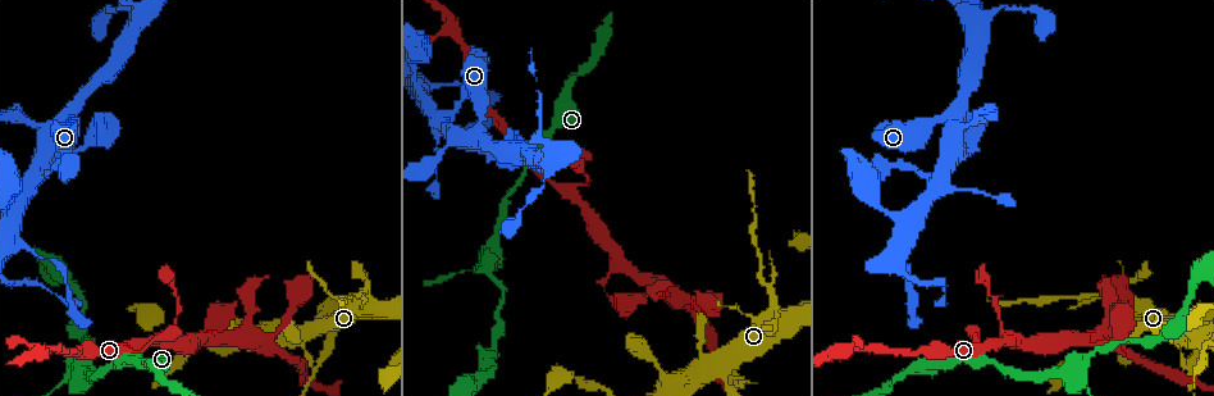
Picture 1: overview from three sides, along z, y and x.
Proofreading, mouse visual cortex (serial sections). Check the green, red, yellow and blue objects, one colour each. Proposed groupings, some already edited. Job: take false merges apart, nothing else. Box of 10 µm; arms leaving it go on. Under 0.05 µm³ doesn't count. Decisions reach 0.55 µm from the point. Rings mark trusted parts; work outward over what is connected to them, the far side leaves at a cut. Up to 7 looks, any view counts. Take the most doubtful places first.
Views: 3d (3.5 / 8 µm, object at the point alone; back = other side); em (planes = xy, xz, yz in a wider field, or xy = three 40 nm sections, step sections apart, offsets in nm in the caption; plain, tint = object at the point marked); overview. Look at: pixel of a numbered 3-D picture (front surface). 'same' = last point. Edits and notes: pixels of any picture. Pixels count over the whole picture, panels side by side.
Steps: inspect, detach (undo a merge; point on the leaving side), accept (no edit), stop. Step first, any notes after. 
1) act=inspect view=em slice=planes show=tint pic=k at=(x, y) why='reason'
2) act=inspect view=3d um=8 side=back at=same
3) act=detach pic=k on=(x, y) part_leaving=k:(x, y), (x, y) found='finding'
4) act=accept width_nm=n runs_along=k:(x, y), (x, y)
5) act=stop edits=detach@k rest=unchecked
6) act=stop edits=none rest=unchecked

act=inspect view=3d um=3.5 side=back pic=1 at=(774, 298) why='calibre changes'

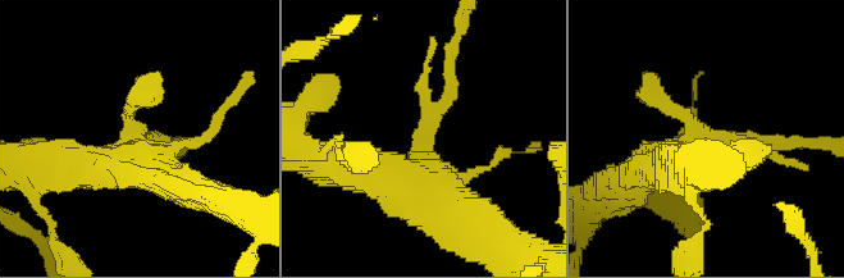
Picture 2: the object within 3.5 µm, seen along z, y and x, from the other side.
act=detach pic=2 on=(450, 60) part_leaving=2:(438, 106), (461, 24) found='two cells meet here'

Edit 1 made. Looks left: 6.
act=inspect view=overview why='redraw'

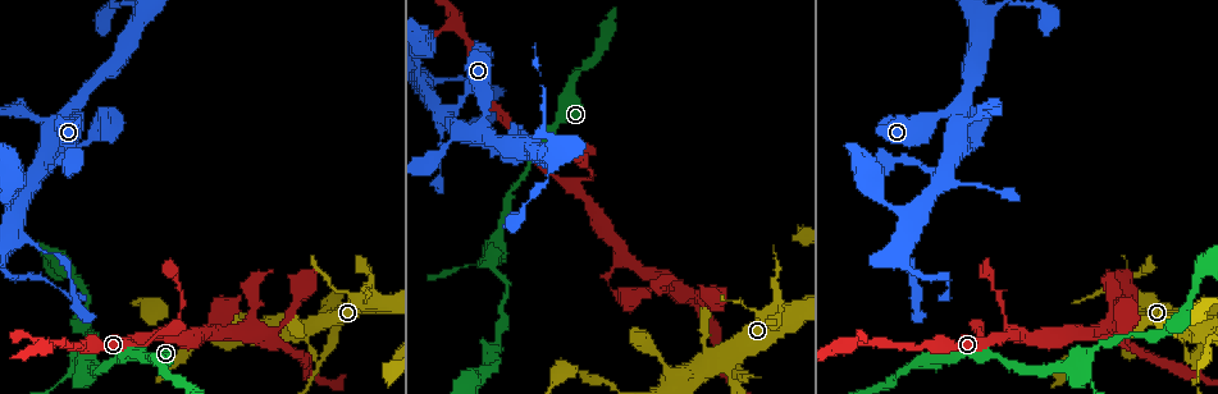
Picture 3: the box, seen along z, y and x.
act=inspect view=3d um=3.5 pic=3 at=(717, 355)

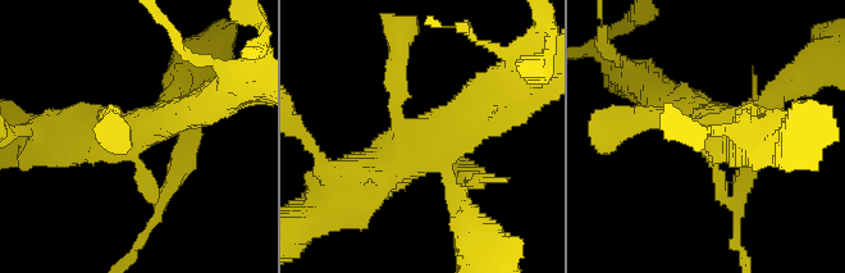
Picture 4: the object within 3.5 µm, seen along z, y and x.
act=inspect view=em slice=xy step=1 show=tint pic=4 at=(132, 131)

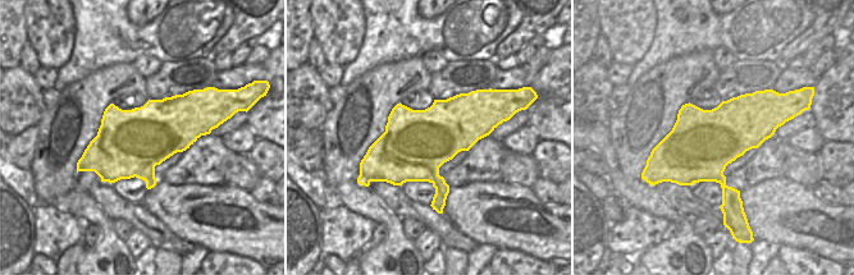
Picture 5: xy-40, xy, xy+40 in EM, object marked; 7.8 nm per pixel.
act=detach pic=4 on=(464, 164) width_nm=500 part_leaving=4:(138, 164), (159, 200), (174, 157) found='two cells meet here'

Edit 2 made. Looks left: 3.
act=inspect view=overview

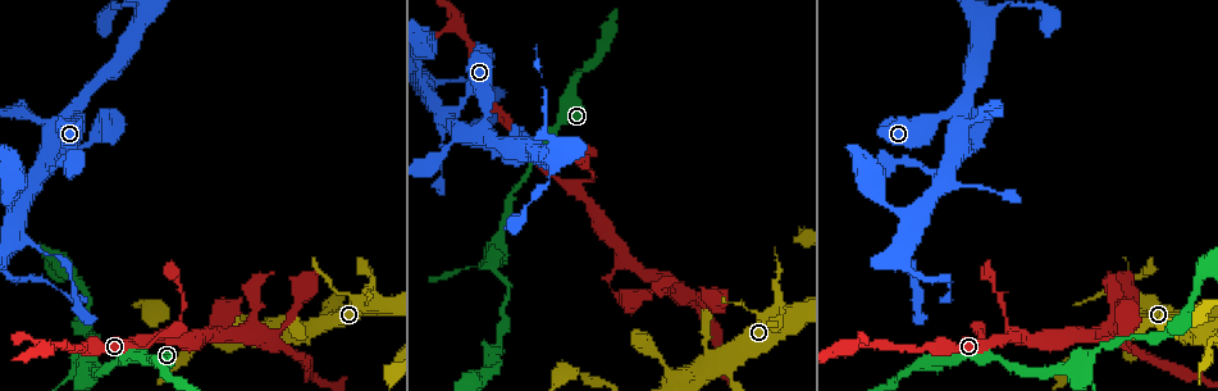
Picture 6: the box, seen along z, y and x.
act=inspect view=3d um=3.5 pic=6 at=(985, 23) why='four arms meet'

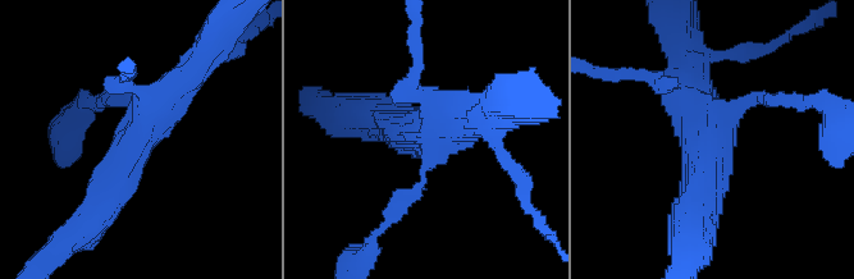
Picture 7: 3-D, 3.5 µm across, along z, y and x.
act=inspect view=em slice=xy step=5 show=tint pic=7 at=(140, 135) why='now the EM'

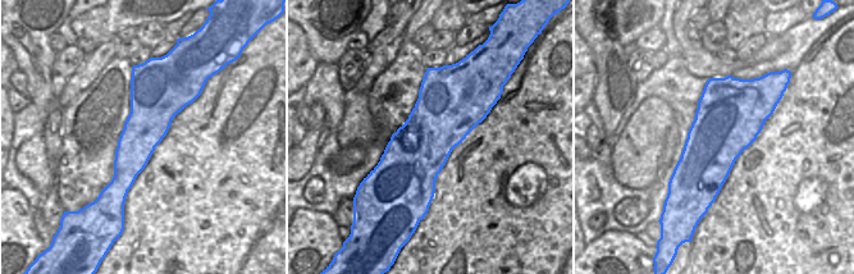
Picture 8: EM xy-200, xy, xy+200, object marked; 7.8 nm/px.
act=accept width_nm=500 runs_along=7:(693, 204), (708, 137), (735, 106), (775, 97) found='one cell here'

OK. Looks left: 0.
act=stop edits=detach@2,detach@4 rest=unchecked

